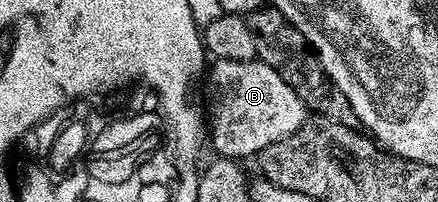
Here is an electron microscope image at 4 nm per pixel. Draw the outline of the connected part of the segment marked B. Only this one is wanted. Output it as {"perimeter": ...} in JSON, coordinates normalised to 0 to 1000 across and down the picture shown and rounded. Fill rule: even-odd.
{"perimeter":[[[495,292],[473,337],[470,391],[473,371],[477,589],[473,569],[470,609],[484,624],[484,728],[495,772],[541,797],[557,797],[564,767],[591,772],[607,718],[662,678],[662,658],[699,604],[699,535],[680,460],[616,322]]]}

